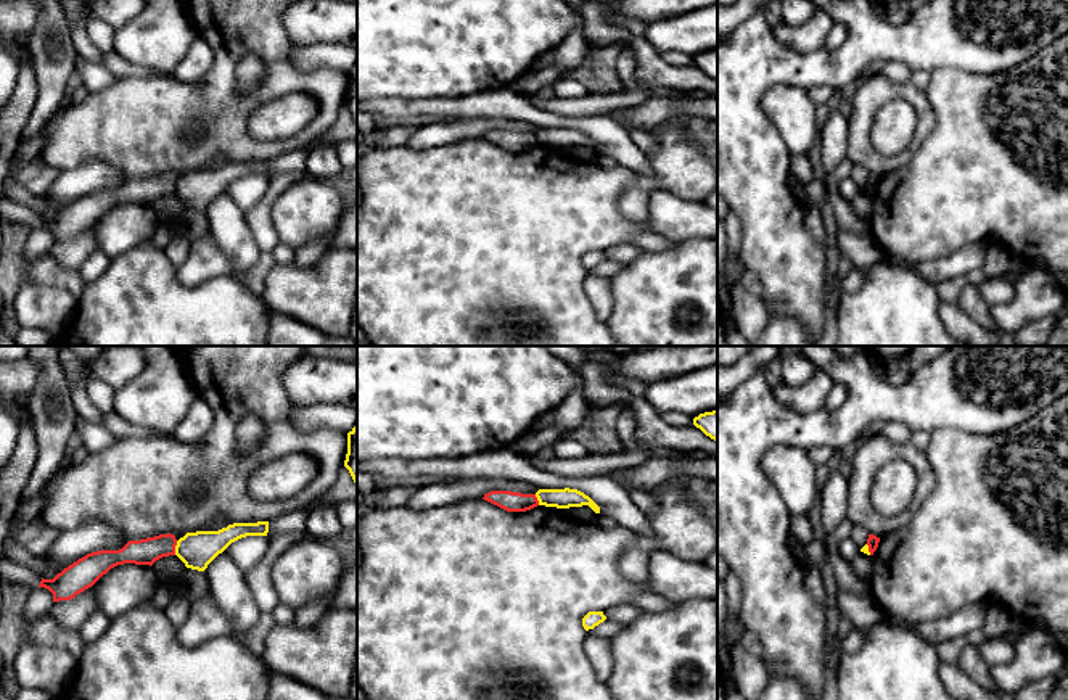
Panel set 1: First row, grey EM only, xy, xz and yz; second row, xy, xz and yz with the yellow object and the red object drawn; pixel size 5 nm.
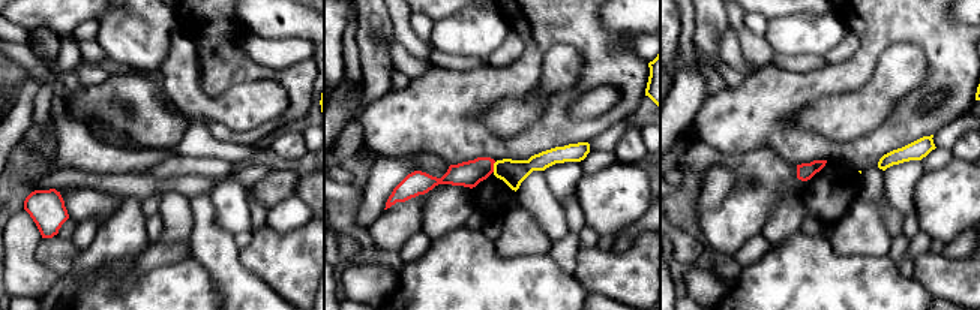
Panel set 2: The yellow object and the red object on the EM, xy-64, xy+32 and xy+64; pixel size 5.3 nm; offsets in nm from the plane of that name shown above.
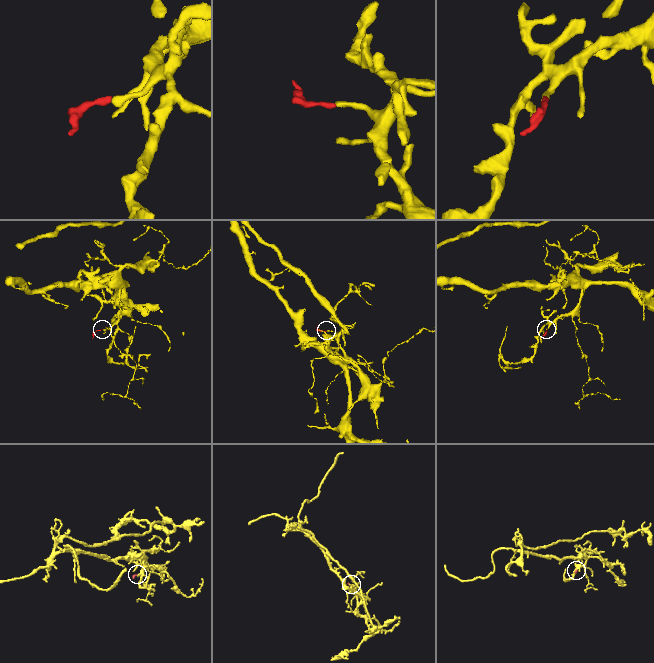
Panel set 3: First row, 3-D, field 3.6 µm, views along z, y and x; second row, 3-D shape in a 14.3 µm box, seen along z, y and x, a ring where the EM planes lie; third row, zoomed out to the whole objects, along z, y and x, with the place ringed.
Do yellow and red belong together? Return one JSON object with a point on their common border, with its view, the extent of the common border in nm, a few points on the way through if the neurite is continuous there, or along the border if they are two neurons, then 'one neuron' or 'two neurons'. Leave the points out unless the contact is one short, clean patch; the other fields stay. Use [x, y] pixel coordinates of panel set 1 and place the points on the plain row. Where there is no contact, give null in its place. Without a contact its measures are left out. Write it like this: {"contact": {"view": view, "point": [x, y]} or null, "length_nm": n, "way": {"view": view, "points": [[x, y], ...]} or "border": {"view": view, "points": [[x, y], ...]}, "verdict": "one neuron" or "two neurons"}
{"contact": {"view": "xy", "point": [176, 187]}, "length_nm": 70, "border": {"view": "xy", "points": [[177, 181], [174, 193]]}, "verdict": "two neurons"}

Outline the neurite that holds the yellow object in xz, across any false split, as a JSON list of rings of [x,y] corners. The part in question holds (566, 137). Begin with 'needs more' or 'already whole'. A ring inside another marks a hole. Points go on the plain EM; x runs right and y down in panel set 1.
already whole; [[[539,129],[536,137],[539,145],[557,148],[589,145],[595,153],[600,153],[600,146],[589,135],[577,129]]]

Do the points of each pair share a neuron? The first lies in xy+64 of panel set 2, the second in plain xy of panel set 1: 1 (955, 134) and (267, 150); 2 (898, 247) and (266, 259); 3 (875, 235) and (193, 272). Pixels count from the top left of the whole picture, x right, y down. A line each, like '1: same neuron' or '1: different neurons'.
1: different neurons
2: same neuron
3: same neuron

